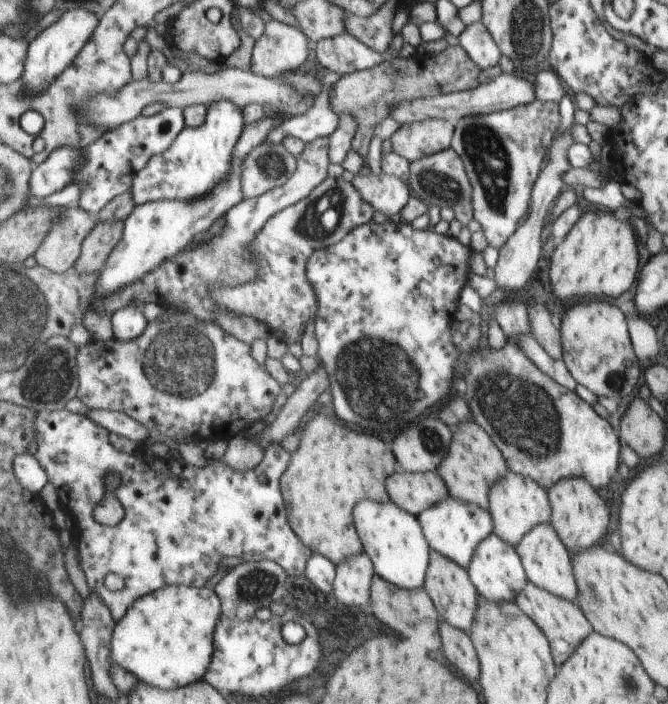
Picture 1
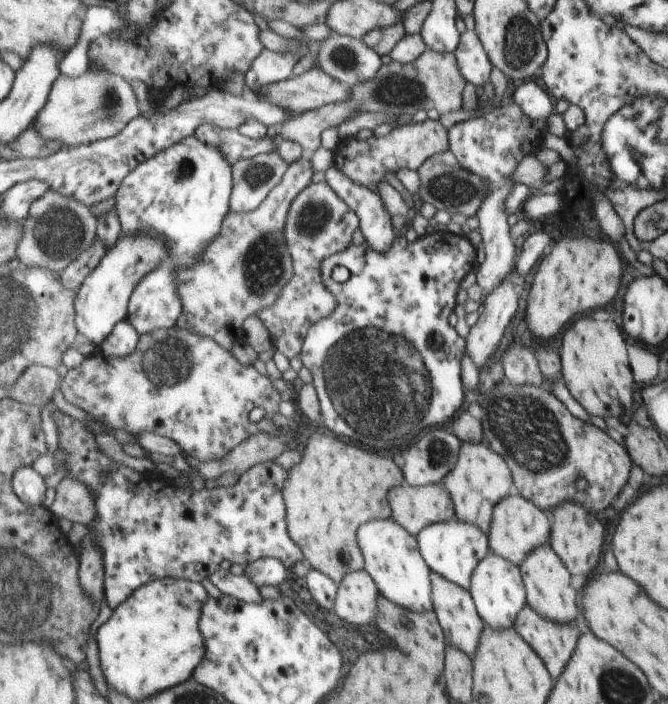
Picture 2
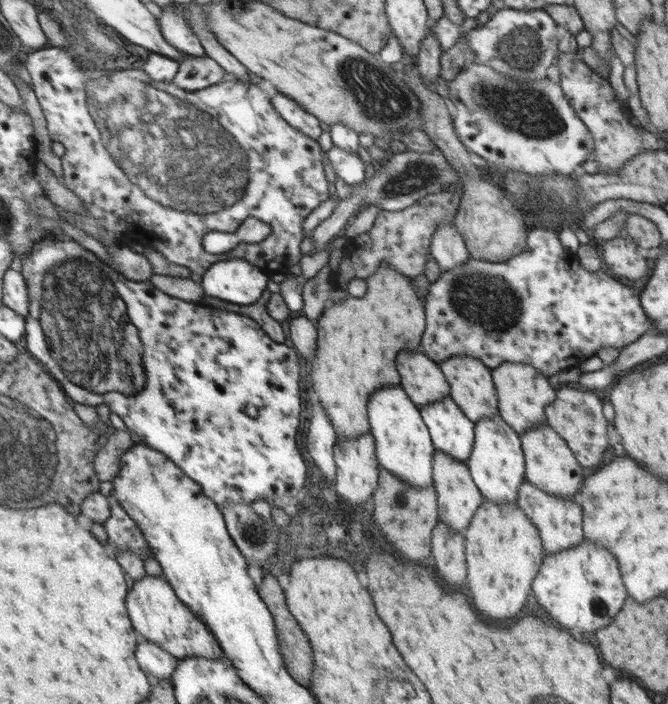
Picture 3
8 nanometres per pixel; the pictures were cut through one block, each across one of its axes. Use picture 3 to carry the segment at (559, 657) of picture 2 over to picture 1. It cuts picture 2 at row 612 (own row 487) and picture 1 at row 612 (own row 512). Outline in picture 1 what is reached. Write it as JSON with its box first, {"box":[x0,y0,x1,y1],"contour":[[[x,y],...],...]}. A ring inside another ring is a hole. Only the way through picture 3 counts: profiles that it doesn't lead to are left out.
{"box":[514,582,592,666],"contour":[[[528,582],[524,590],[521,590],[521,598],[515,598],[514,602],[517,608],[519,608],[519,610],[541,630],[541,634],[547,638],[555,666],[561,666],[561,664],[573,654],[573,650],[577,648],[581,640],[592,632],[592,627],[575,603],[567,602],[567,600],[559,600],[559,598],[555,598],[553,594],[541,590],[541,588],[537,588],[537,586],[533,586],[531,582]]]}

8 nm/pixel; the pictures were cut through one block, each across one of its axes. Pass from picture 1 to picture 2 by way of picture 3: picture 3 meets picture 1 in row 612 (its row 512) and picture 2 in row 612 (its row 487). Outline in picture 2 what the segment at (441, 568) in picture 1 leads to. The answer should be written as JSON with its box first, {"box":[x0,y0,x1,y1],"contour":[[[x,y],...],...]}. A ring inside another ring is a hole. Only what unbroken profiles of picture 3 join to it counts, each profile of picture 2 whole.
{"box":[429,572,484,657],"contour":[[[429,572],[429,580],[432,610],[435,612],[436,618],[440,620],[440,626],[444,629],[449,646],[457,647],[465,656],[472,657],[483,630],[484,621],[476,612],[470,591],[457,586],[455,582],[449,582],[447,578],[441,578],[437,572]]]}

